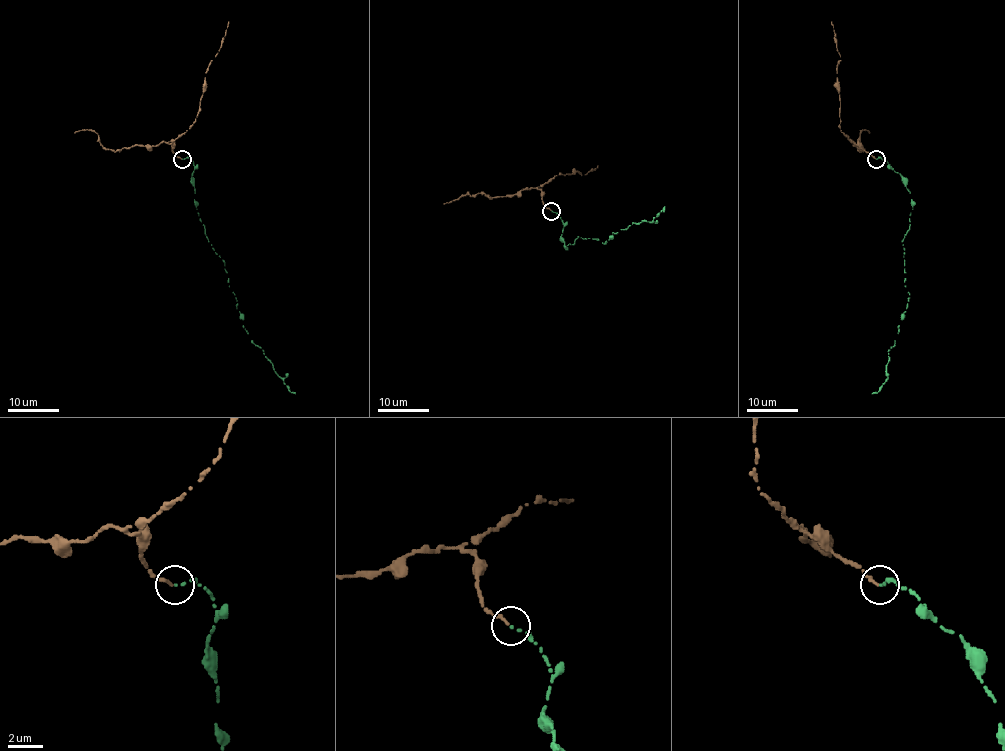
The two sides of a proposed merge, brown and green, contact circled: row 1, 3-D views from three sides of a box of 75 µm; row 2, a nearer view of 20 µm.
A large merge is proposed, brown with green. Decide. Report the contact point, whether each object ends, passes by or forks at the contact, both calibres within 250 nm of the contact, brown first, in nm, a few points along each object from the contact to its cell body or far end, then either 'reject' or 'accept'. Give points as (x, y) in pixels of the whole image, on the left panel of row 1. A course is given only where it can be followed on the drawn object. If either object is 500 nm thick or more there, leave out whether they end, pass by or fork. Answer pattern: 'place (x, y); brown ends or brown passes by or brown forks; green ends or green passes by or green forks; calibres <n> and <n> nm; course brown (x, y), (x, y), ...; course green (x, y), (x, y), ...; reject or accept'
place (182, 159); brown ends; green ends; calibres 200 and 140 nm; course brown (181, 158), (172, 152), (172, 142), (189, 128), (199, 110), (205, 72), (220, 48), (228, 21); course green (182, 158), (189, 157), (194, 163), (196, 209), (209, 241), (224, 262), (243, 327), (275, 373), (295, 393); accept

